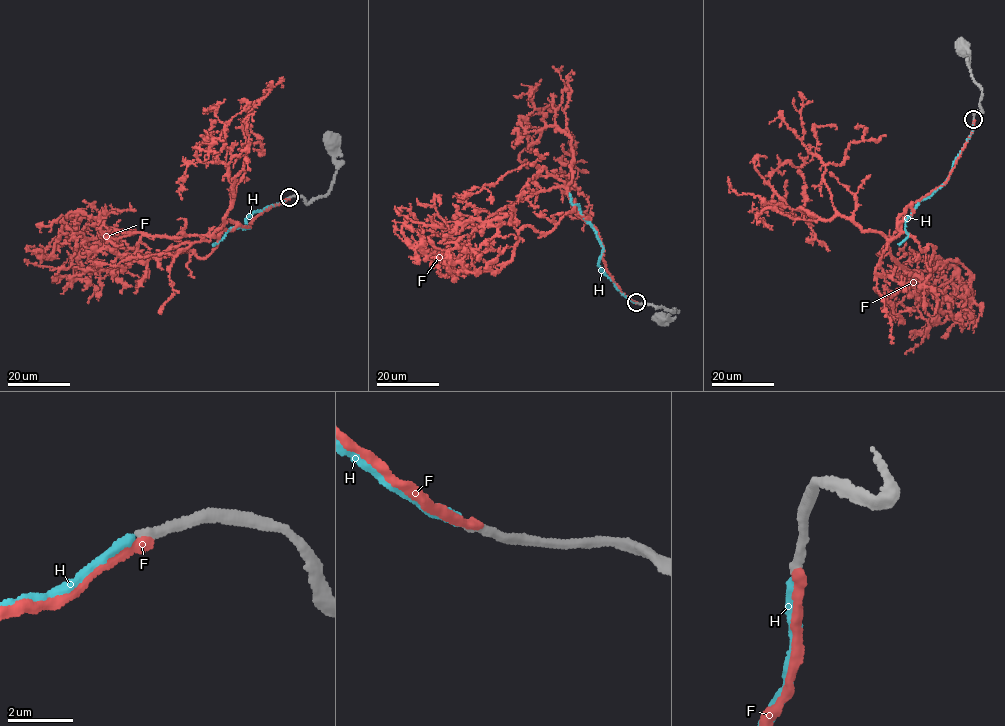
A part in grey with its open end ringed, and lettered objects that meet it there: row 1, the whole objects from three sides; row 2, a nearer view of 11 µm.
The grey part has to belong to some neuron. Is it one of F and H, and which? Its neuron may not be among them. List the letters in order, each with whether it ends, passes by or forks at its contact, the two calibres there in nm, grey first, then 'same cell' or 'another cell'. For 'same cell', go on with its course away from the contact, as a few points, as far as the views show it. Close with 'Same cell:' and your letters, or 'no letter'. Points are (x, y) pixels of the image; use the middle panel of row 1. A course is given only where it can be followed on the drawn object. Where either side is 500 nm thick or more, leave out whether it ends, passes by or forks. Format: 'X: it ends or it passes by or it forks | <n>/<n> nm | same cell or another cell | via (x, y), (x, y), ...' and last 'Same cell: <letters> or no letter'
F: it ends | 320/320 nm | same cell | via (636, 302), (562, 187), (422, 239), (404, 224), (402, 239)
H: it ends | 300/320 nm | another cell
Same cell: F

